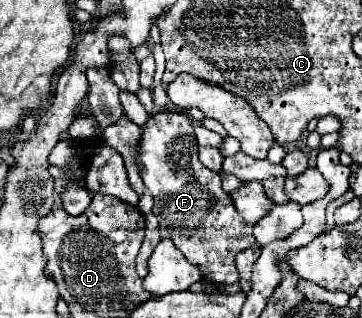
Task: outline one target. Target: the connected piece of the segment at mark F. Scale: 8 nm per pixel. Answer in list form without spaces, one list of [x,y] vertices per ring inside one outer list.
[[[167,109],[153,113],[149,123],[145,123],[145,127],[141,131],[141,141],[139,141],[139,149],[137,149],[139,175],[145,183],[145,187],[153,195],[153,201],[155,201],[153,215],[159,219],[161,235],[171,239],[175,243],[175,247],[193,265],[197,265],[201,269],[203,279],[213,281],[213,283],[221,283],[221,285],[237,283],[239,275],[237,275],[237,267],[235,267],[235,255],[255,243],[255,239],[251,235],[253,225],[249,225],[241,219],[241,215],[233,207],[233,199],[221,187],[221,175],[207,169],[199,161],[197,151],[199,151],[199,145],[195,139],[193,123],[185,113],[167,111]]]

